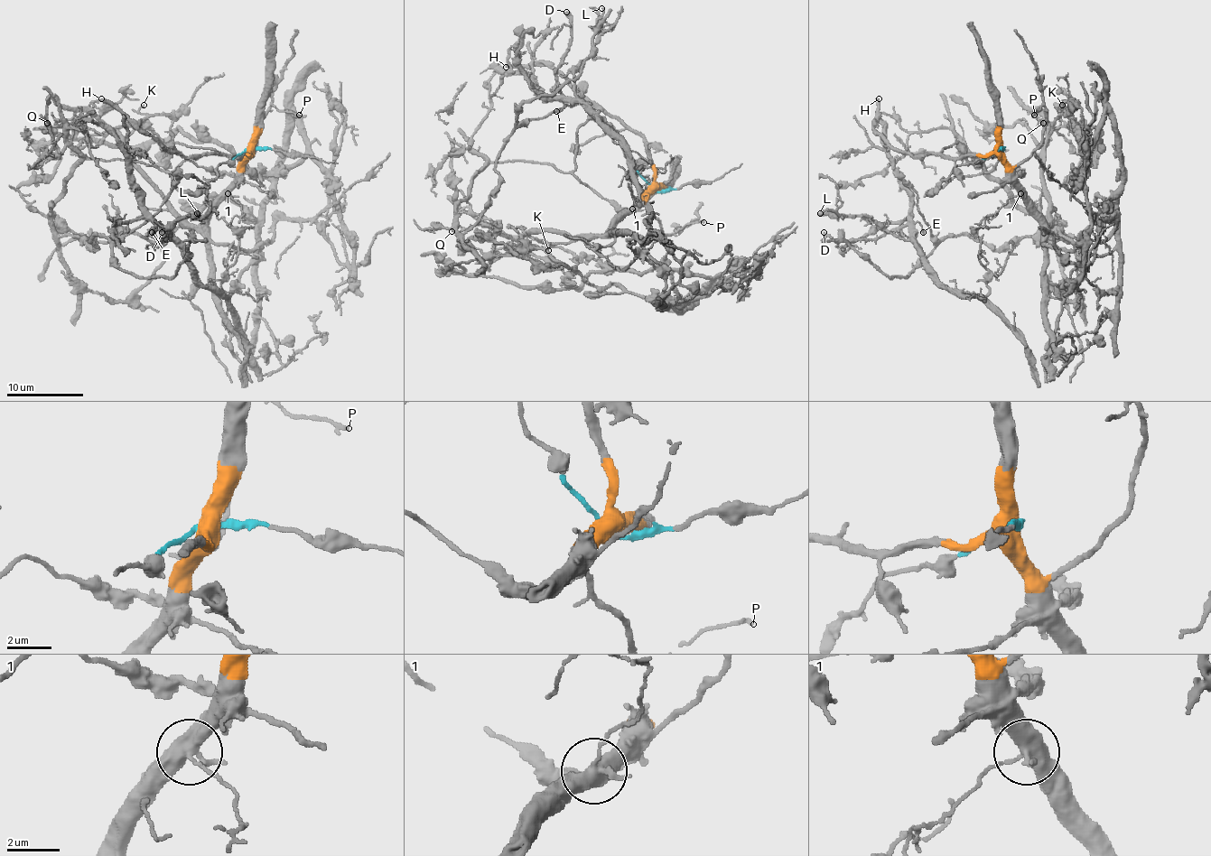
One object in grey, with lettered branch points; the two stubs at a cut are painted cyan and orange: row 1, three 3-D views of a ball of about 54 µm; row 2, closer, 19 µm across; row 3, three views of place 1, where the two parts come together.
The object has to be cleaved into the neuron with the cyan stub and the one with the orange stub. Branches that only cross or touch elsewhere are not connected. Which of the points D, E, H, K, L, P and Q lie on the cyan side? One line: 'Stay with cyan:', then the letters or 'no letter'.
Stay with cyan: D, E, L

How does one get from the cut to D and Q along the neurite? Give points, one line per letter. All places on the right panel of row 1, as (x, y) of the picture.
D: (1000, 150), (931, 192), (984, 172), (950, 129), (906, 131), (877, 114), (909, 221), (875, 238), (824, 233)
Q: (1000, 150), (1011, 184), (1046, 225), (1047, 190), (1042, 179), (1042, 163), (1047, 123), (1035, 112), (1042, 123)

